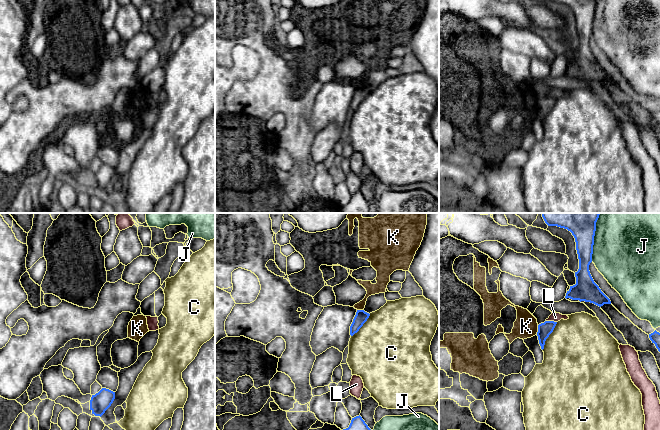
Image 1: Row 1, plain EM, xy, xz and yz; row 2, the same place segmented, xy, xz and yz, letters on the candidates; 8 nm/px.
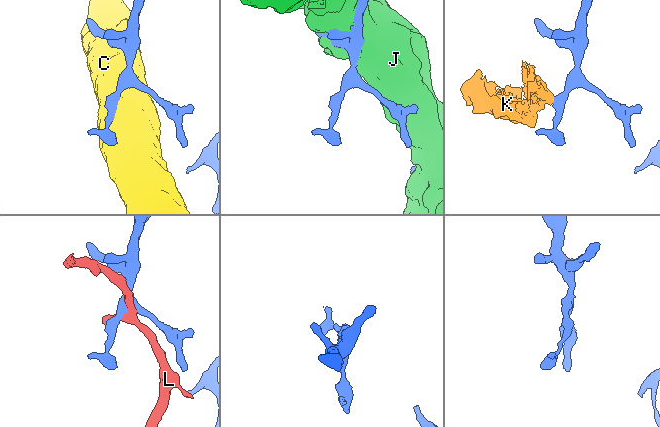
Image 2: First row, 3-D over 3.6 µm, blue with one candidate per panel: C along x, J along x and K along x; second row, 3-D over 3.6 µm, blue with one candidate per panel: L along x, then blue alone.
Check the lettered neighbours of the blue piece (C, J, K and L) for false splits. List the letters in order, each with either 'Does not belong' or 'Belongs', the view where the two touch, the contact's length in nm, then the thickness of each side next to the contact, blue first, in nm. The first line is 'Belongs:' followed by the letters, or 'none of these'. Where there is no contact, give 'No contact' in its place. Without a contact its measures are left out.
Belongs: none of these
C: Does not belong. Touches blue in yz. Shared border 260 nm. Thickness 110 nm (blue) against 500 nm
J: Does not belong. Touches blue in yz. Shared border 300 nm. Thickness 160 nm (blue) against 480 nm
K: Does not belong. Touches blue in yz. Shared border 80 nm. Thickness 110 nm (blue) against 190 nm
L: Does not belong. Touches blue in yz. Shared border 90 nm. Thickness 110 nm (blue) against 70 nm

